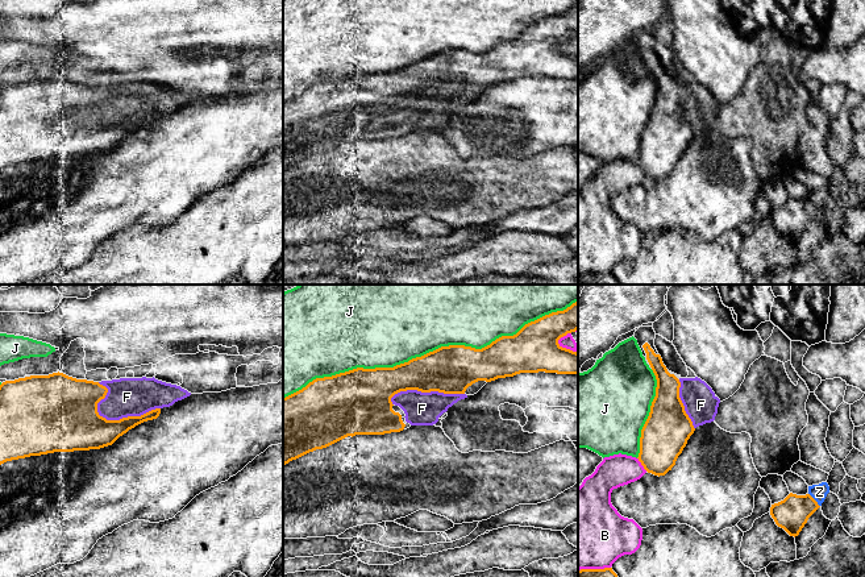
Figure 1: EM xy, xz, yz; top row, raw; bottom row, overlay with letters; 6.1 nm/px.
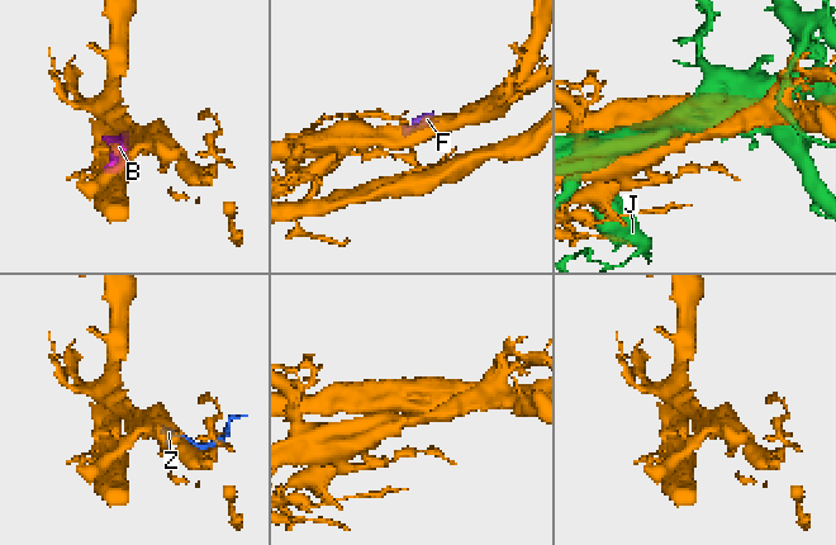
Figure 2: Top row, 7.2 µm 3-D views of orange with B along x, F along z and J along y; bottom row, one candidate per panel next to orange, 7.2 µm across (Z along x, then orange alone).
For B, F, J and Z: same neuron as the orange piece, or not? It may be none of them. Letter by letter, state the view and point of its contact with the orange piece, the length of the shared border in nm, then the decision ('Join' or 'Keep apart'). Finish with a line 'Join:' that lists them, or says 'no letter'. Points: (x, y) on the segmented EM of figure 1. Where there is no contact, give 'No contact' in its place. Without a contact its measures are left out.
B: Touches orange at yz (641, 464). Shared border 110 nm. Keep apart
F: Touches orange at xy (112, 420). Shared border 420 nm. Join
J: Touches orange at xz (429, 352). Shared border 1900 nm. Keep apart
Z: Touches orange at yz (814, 499). Shared border 110 nm. Keep apart
Join: F

